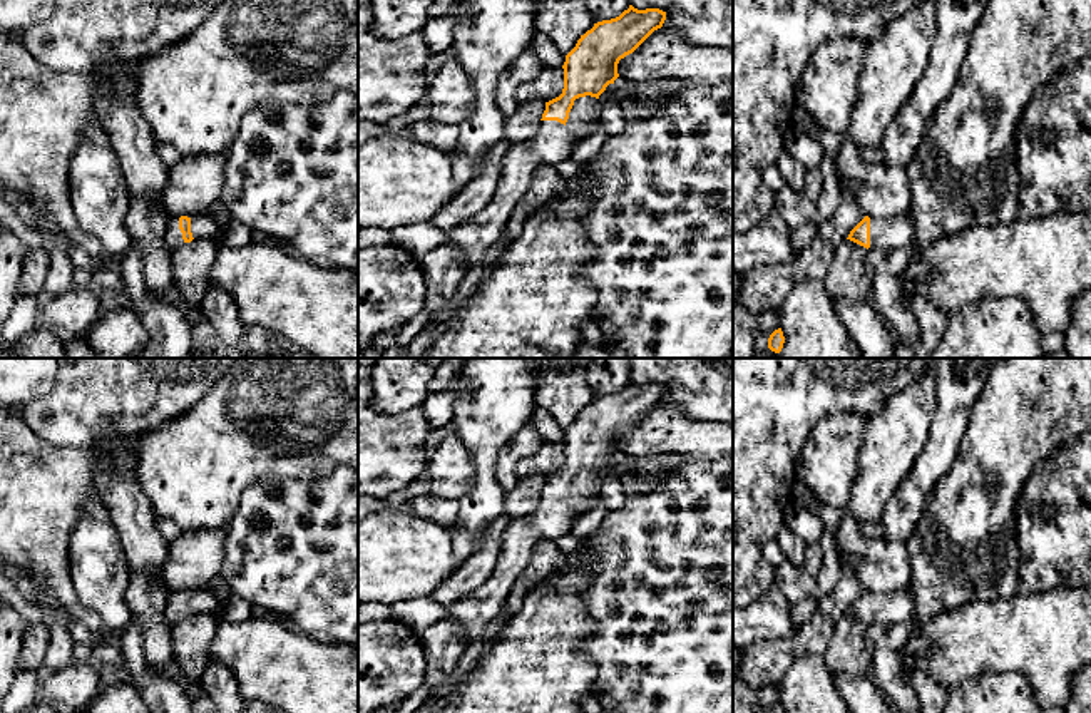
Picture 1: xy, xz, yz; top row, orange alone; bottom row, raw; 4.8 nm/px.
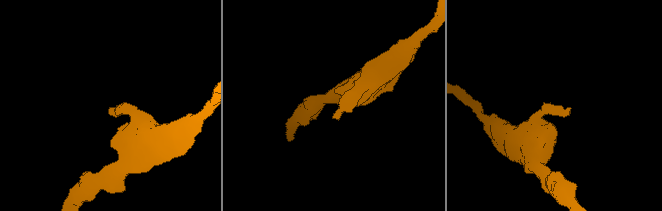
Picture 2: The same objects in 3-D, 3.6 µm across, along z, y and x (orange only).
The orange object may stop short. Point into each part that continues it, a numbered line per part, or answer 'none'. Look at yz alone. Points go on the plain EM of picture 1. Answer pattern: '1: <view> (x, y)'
1: yz (897, 606)

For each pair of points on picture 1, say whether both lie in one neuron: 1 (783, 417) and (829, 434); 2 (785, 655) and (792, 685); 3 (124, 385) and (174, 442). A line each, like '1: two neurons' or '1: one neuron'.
1: two neurons
2: two neurons
3: two neurons

